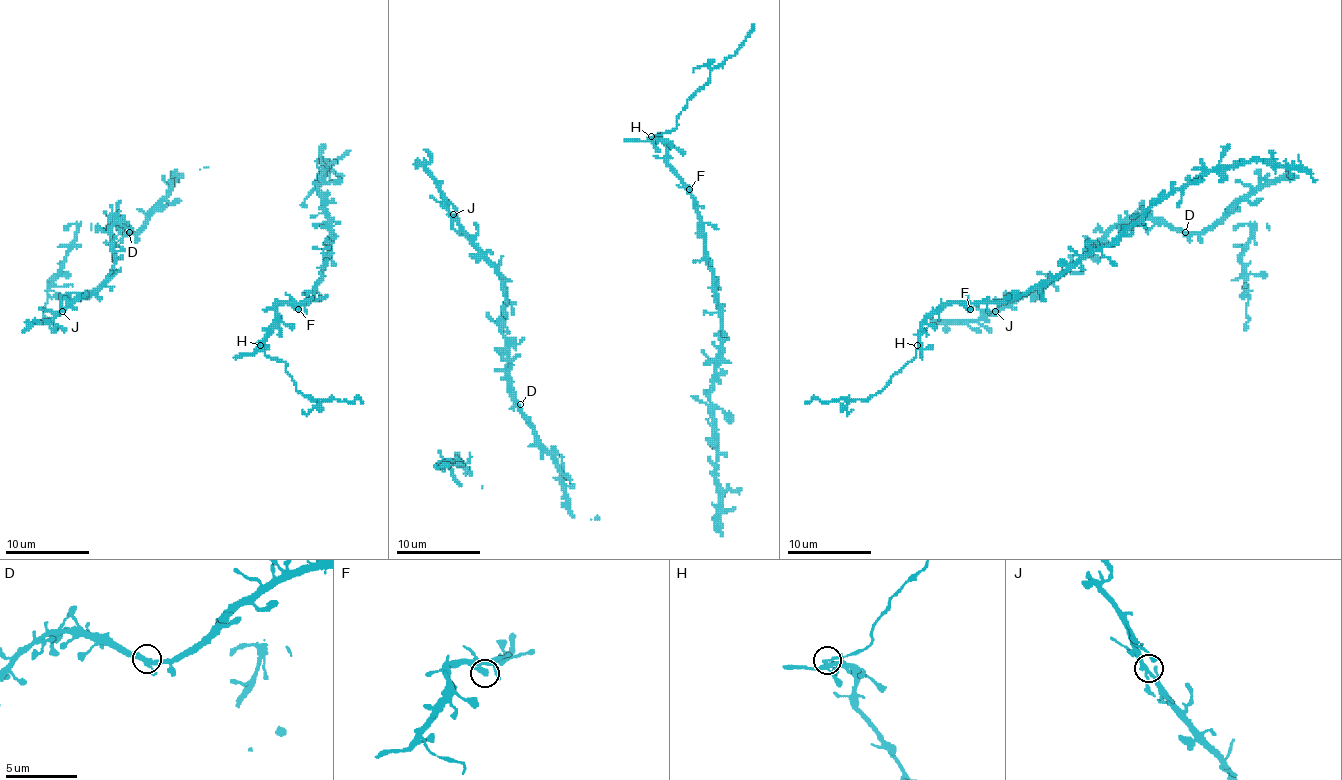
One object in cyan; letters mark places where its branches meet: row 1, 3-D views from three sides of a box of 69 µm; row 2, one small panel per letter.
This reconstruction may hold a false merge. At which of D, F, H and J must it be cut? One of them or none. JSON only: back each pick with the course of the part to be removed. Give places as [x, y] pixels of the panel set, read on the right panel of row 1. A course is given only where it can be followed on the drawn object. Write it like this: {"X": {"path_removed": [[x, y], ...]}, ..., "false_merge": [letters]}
{"H": {"path_removed": [[918, 345], [916, 355], [872, 397], [836, 401], [815, 399], [805, 403]]}, "false_merge": ["H"]}

